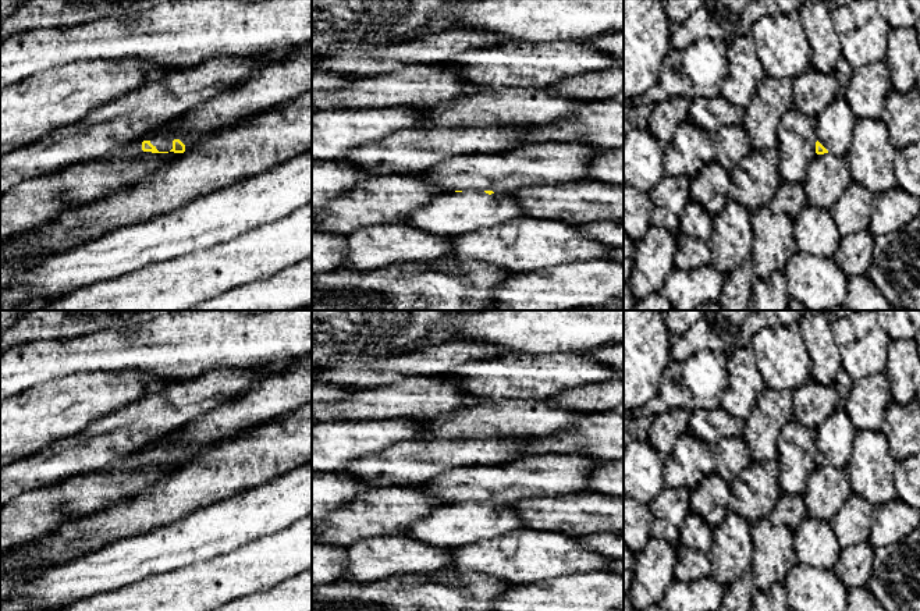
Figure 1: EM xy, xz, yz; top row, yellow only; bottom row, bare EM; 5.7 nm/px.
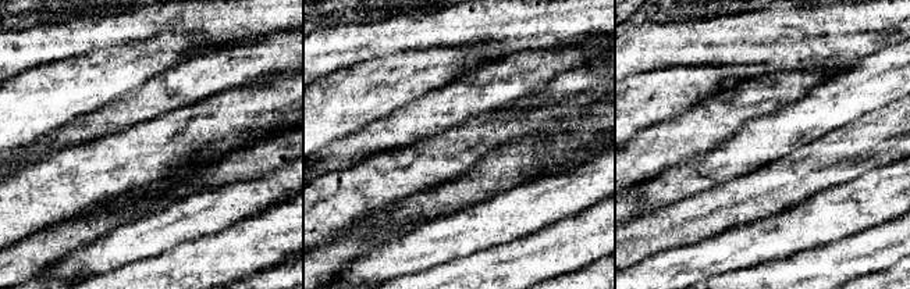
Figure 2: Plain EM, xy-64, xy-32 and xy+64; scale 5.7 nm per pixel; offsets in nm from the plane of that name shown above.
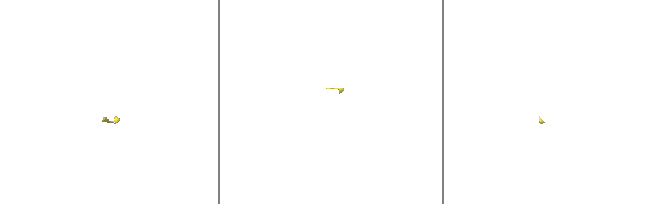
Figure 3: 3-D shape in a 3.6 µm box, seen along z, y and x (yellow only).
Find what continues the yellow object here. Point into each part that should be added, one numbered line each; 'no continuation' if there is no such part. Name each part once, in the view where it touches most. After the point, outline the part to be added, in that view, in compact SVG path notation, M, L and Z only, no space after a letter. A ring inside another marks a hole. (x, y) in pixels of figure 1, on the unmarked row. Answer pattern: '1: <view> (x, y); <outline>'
1: xy (286, 387); M308 354L271 366L263 379L242 394L142 450L149 451L157 462L170 463L173 451L181 445L216 445L310 402L312 354Z

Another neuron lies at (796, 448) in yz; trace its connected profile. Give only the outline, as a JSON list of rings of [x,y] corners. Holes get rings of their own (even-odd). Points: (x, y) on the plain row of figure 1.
[[[796,419],[789,420],[779,431],[777,452],[781,494],[803,495],[807,479],[817,466],[814,430]]]

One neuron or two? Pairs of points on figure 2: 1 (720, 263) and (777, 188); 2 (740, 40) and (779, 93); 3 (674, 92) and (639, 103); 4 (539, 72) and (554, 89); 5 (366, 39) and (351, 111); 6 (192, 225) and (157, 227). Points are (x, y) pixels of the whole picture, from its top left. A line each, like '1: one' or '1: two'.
1: two
2: two
3: one
4: two
5: two
6: one

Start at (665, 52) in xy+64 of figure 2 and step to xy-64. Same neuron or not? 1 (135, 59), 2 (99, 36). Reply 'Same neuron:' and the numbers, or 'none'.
Same neuron: 2

